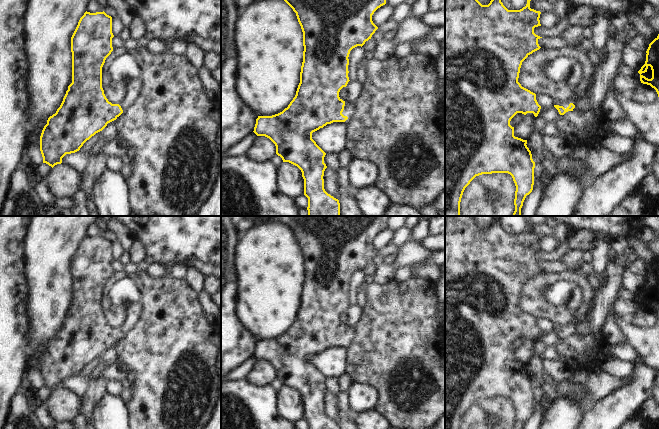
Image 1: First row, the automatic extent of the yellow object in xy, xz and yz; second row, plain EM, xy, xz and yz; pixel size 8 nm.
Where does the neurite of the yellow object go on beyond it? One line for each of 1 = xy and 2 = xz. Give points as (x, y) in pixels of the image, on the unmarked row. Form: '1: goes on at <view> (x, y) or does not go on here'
1: goes on at xy (125, 292)
2: goes on at xz (348, 335)

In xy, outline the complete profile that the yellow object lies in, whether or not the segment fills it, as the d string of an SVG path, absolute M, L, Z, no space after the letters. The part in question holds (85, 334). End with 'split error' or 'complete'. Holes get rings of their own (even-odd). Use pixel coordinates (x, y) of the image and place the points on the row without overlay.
M85 236L71 261L72 307L56 337L50 340L40 360L40 375L43 387L52 392L62 387L66 378L75 377L96 357L102 355L108 347L116 344L138 321L142 304L140 291L131 279L117 282L108 292L112 303L127 307L126 319L119 328L108 325L102 312L102 291L113 275L112 241L103 236Z | split error

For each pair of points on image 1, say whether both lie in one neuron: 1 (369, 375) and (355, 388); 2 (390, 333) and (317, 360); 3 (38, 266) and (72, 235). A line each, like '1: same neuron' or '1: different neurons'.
1: different neurons
2: different neurons
3: same neuron

